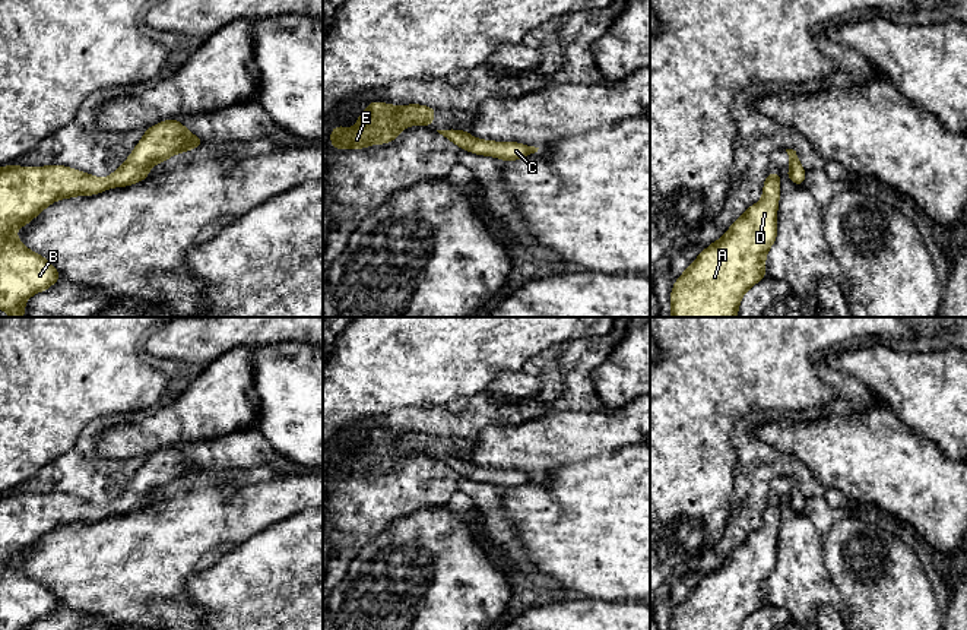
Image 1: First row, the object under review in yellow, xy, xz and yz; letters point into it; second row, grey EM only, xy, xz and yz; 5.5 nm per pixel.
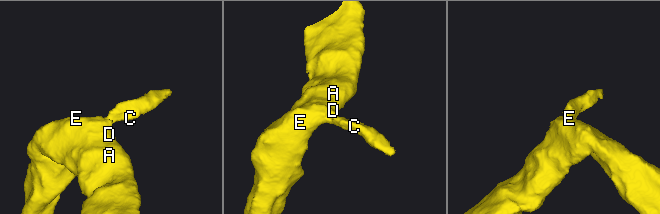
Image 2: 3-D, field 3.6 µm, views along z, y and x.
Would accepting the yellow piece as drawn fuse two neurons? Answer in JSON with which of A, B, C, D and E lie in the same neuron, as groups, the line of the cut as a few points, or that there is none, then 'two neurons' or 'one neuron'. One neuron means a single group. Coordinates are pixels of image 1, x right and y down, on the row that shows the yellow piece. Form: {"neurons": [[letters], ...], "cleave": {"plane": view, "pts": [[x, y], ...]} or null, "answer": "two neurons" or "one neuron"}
{"neurons": [["A", "B", "C", "D", "E"]], "cleave": null, "answer": "one neuron"}

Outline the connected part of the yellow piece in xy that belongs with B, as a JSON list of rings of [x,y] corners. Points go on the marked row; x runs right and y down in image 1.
[[[177,118],[161,121],[146,129],[142,140],[127,156],[127,161],[110,177],[98,178],[79,170],[48,165],[48,167],[16,167],[0,168],[0,310],[12,317],[23,317],[26,300],[41,291],[48,289],[60,281],[58,270],[41,254],[31,251],[13,234],[29,224],[48,205],[60,199],[73,196],[98,194],[111,187],[124,187],[145,180],[150,174],[150,167],[174,156],[178,152],[188,152],[194,146],[203,146],[205,140],[197,134],[190,134]]]

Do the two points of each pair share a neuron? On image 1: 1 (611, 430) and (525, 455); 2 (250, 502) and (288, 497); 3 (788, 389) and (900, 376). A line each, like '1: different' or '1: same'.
1: same
2: same
3: different

